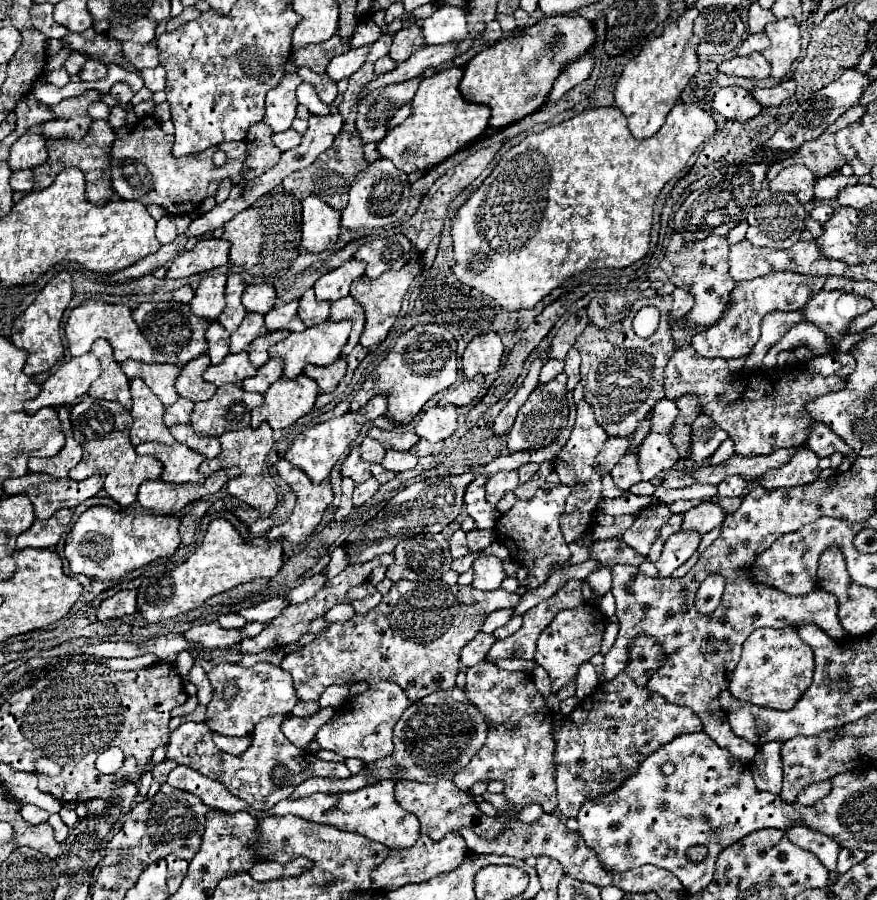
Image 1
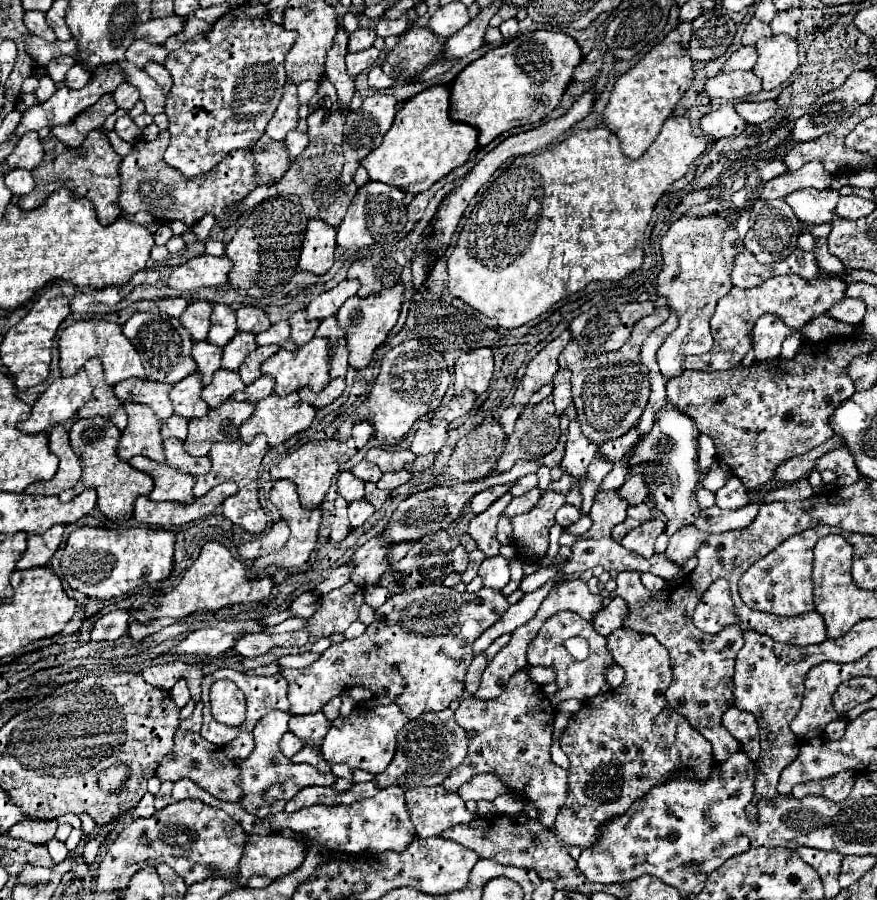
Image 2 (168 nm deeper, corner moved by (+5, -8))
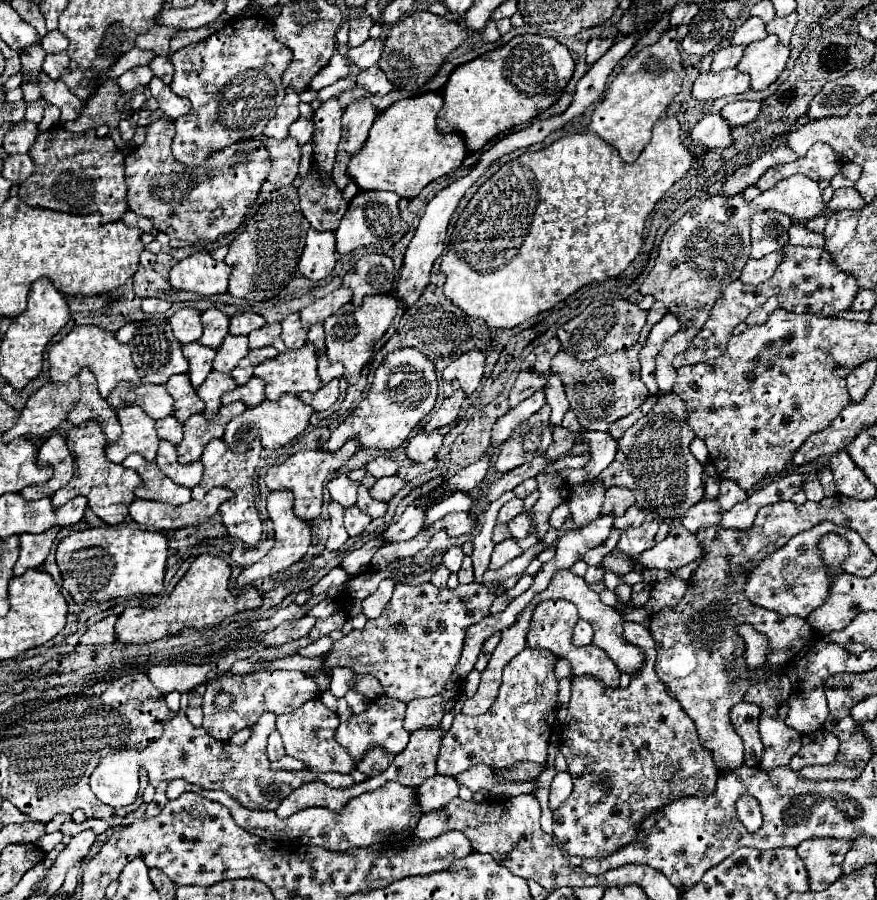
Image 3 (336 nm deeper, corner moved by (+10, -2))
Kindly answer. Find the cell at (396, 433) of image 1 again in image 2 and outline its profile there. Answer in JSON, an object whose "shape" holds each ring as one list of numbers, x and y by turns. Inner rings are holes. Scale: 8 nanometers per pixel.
{"shape":[[371,449,365,459,375,463,383,473,387,473,387,471,401,471,401,469,405,469,407,465,411,465,415,461,415,455,409,449,405,449,405,451]]}

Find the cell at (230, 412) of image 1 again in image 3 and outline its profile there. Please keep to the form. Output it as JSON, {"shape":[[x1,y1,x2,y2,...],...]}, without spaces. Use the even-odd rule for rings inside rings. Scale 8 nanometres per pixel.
{"shape":[[230,403,230,405,222,405,220,411,212,417,206,419,202,413,196,413,192,417,186,419,184,423,184,439,182,443,176,447,178,449,178,459,182,463,190,463,190,461,198,461,204,447,212,441,212,439,220,439,224,435,226,423,240,415,246,409,244,403]]}

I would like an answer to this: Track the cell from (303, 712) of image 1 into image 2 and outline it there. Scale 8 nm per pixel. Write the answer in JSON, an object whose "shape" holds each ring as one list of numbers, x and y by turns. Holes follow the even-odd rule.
{"shape":[[323,711,307,713,307,715,291,715,289,721,289,731,307,745,323,743,329,729,331,729,331,721,323,715]]}

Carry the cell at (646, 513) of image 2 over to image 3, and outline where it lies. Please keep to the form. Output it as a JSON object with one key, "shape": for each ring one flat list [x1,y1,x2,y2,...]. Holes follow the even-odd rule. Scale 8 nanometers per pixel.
{"shape":[[632,507,632,509,628,509,628,513,624,513,624,515,620,515,620,517,616,517,616,519,614,519,614,527,618,527,618,529,638,527,638,525,644,521,644,517,646,517,644,509]]}

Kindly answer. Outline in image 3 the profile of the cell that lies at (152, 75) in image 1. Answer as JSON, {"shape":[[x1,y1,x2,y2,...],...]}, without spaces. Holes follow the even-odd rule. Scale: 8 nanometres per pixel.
{"shape":[[154,57,154,59,148,63,148,67,150,67,152,73,154,73,156,77,160,77,166,85,172,81,174,69,172,69,172,63,170,63,168,57]]}

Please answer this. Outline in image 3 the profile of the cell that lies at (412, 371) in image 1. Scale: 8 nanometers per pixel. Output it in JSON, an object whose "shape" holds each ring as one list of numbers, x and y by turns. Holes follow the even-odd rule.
{"shape":[[404,347,396,349,396,353,388,353,388,357,380,363,380,367,374,373,374,381,370,385,370,391,366,399,334,429,332,437,326,443,328,451,338,451,344,441,356,439,362,443,362,447,368,449,396,449,416,427,418,421,422,421,436,403,436,367,428,357,424,357,418,349]]}

